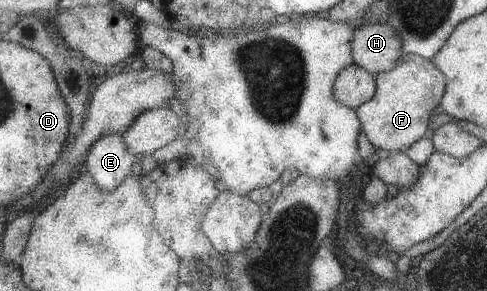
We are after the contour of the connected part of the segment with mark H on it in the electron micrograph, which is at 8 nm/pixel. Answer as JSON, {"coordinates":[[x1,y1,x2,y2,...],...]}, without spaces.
{"coordinates":[[388,22,366,23,356,28,352,41,352,54,354,62,364,67,368,72,377,76,379,73,394,70,397,67,398,59,404,54,402,43,397,32]]}

